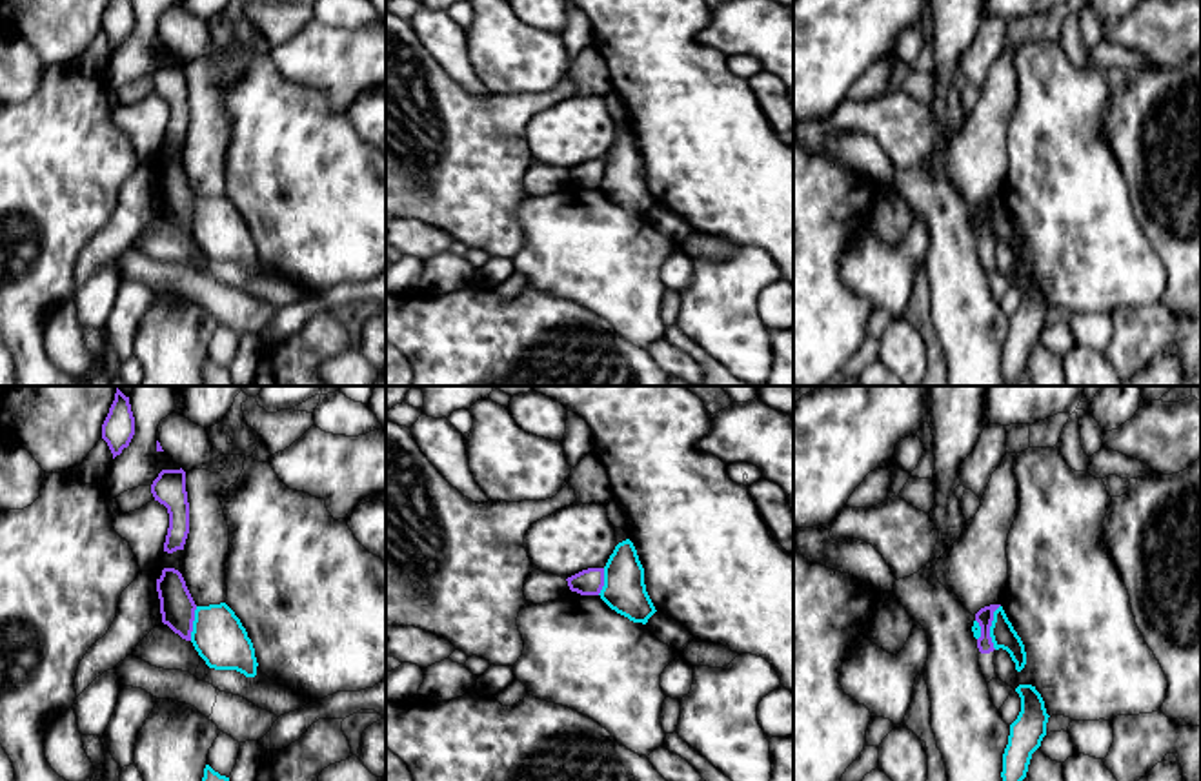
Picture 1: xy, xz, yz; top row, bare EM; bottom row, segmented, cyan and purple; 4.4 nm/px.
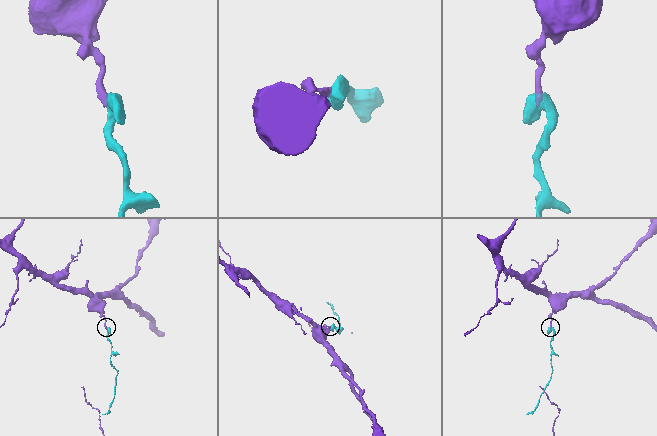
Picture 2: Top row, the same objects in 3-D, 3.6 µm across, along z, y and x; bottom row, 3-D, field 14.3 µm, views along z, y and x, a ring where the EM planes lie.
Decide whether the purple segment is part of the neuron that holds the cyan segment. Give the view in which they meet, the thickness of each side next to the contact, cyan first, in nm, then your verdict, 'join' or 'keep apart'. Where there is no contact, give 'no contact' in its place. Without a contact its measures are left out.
yz | 110/80 nm | keep apart

